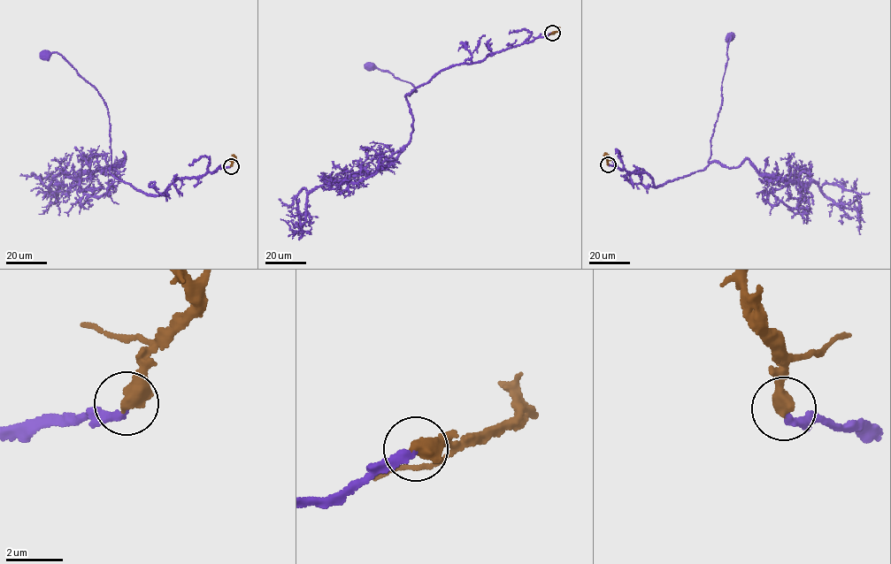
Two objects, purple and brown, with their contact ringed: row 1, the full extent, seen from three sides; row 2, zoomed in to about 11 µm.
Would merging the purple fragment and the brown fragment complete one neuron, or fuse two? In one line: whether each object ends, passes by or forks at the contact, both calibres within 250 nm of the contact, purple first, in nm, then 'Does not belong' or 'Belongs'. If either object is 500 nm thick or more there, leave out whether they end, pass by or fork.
Thickness 260 nm (purple) against 550 nm. Belongs

